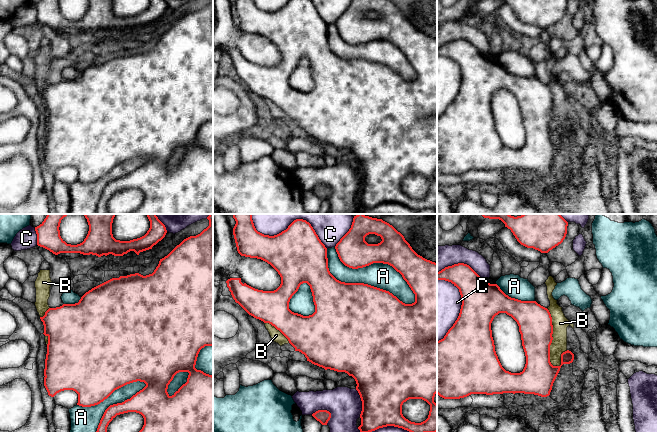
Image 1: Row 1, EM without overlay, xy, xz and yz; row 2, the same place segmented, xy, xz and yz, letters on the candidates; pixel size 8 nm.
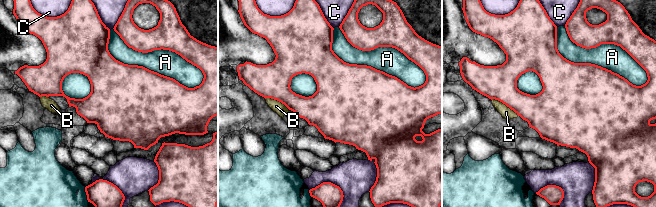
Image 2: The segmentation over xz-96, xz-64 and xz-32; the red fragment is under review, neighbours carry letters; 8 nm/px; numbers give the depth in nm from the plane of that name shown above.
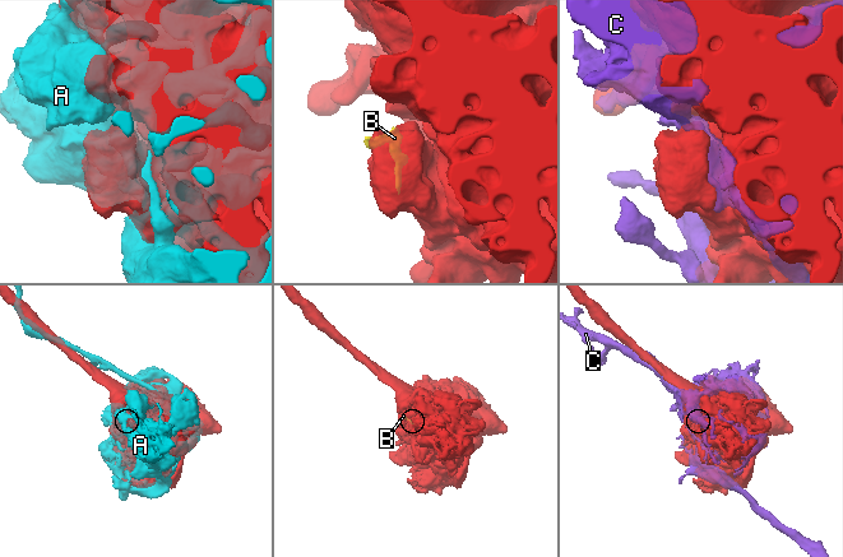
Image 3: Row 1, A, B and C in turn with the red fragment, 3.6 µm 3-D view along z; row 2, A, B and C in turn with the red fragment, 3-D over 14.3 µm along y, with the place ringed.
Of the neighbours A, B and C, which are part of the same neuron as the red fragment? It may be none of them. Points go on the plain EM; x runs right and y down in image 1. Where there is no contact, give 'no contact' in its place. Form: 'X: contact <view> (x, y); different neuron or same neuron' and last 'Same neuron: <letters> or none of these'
A: contact xz (361, 59); different neuron
B: contact yz (552, 115); same neuron
C: contact yz (461, 39); different neuron
Same neuron: B

